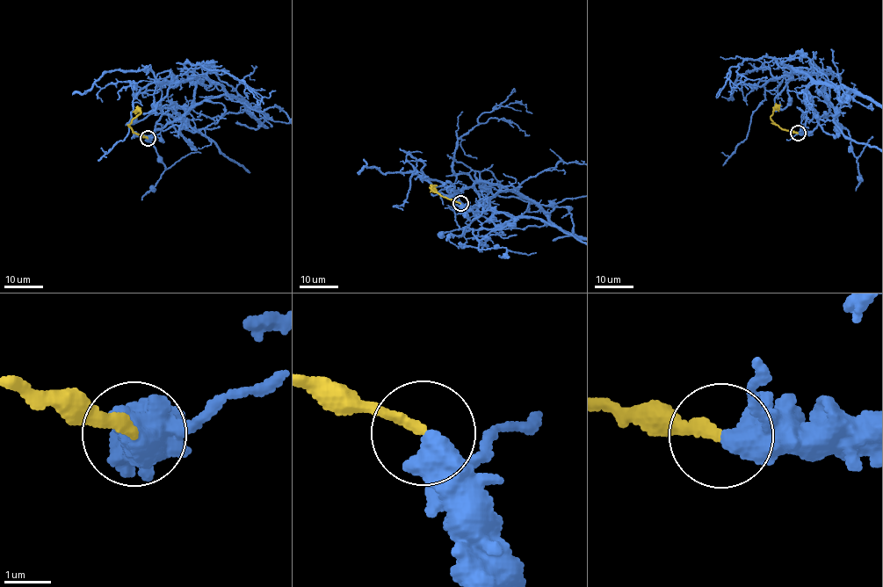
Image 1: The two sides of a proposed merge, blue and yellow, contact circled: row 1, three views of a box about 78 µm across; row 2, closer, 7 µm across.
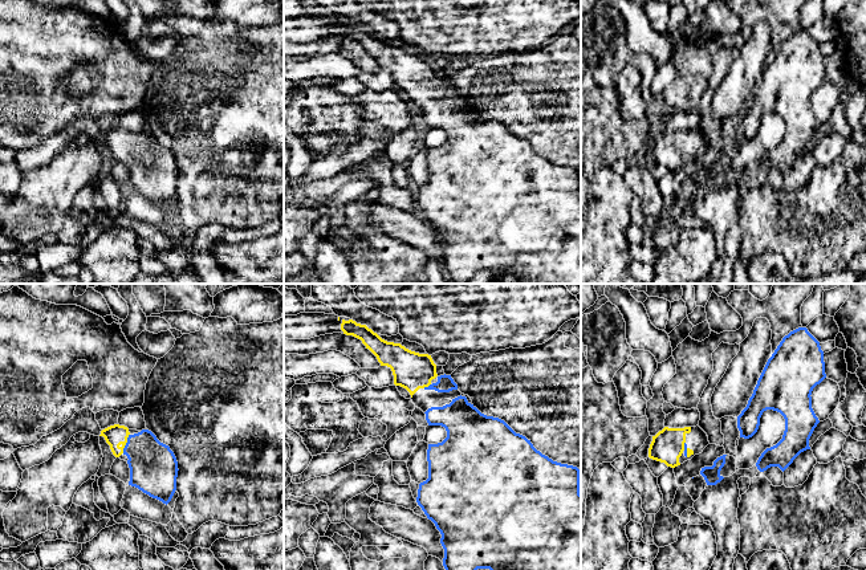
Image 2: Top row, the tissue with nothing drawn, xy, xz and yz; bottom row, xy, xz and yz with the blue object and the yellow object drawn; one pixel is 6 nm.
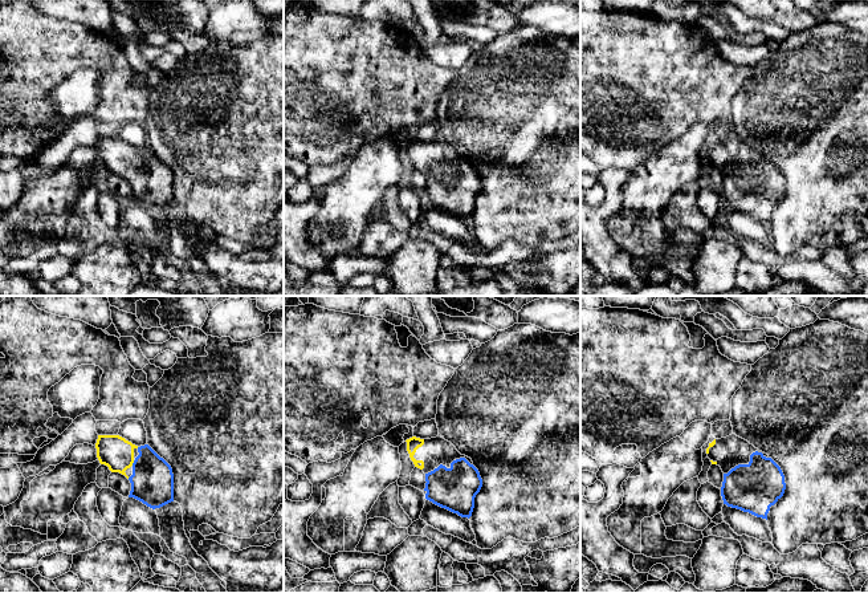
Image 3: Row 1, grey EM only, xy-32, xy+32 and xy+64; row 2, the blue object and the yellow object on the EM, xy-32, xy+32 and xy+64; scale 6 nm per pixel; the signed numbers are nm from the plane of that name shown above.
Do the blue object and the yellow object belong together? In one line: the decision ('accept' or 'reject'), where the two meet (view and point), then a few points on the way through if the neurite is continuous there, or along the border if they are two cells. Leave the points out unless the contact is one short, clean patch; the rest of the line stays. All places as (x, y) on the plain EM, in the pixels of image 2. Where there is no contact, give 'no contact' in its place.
accept; meets blue in xy at (126, 146); runs through xy (153, 169), (126, 146), (118, 138), (114, 138)

